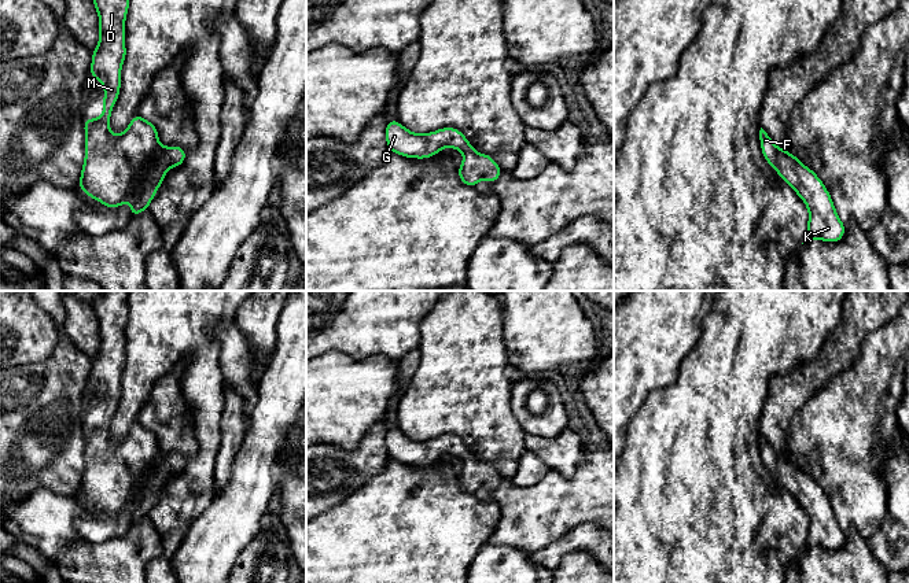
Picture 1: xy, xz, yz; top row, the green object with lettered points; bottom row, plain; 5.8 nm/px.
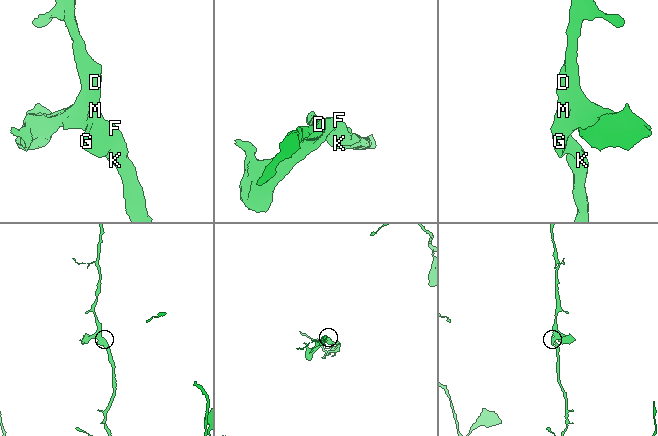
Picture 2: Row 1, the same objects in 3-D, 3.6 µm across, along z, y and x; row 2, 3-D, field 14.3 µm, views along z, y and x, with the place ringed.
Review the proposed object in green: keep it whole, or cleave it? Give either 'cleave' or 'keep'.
keep

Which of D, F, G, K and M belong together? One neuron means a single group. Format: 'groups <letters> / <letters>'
groups D F G K M

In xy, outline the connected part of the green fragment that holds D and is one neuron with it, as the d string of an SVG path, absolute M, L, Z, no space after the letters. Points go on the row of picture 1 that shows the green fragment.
M92 0L99 15L99 44L92 51L91 77L103 84L103 114L99 118L84 119L85 159L82 163L78 188L89 198L108 209L117 209L126 202L132 203L130 217L136 217L152 202L161 187L165 173L184 163L187 151L179 145L162 147L158 129L154 123L136 114L125 132L113 136L110 117L119 96L121 67L126 58L125 18L129 0Z

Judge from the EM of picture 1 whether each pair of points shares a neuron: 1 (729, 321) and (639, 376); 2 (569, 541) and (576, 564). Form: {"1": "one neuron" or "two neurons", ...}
{"1": "two neurons", "2": "two neurons"}

